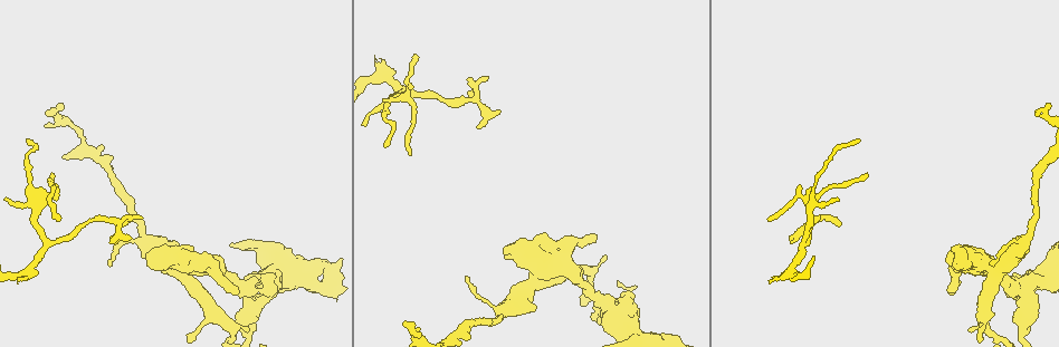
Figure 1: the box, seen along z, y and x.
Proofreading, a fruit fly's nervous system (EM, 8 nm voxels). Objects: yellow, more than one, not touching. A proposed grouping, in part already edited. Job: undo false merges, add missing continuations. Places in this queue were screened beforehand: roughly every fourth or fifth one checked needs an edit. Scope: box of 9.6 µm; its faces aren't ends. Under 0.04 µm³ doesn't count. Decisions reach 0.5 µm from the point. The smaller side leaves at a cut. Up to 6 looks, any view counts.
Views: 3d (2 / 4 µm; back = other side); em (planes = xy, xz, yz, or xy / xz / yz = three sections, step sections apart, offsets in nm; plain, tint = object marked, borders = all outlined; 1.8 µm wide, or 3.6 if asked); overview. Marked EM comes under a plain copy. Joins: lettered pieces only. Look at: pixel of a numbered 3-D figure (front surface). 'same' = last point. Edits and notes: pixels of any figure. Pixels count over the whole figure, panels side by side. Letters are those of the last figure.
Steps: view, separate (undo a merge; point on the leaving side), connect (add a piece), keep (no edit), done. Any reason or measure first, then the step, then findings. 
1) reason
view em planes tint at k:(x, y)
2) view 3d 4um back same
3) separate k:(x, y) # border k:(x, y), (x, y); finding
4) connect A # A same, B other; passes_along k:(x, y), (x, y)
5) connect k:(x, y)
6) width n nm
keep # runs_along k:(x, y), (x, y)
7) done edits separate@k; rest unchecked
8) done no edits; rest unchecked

sharp bend
view 3d 2um back at 1:(472, 102)

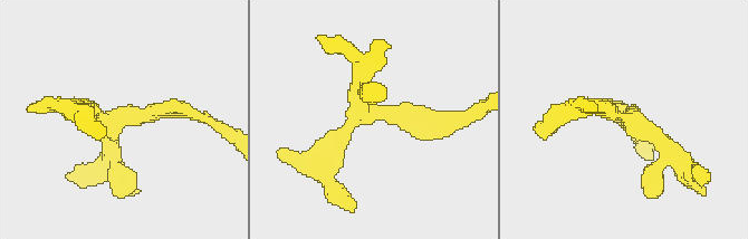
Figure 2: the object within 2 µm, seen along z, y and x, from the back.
view em planes borders at 2:(631, 116)

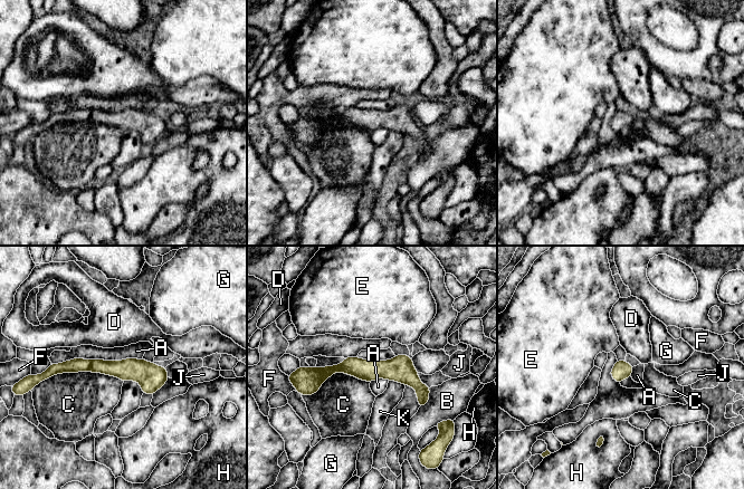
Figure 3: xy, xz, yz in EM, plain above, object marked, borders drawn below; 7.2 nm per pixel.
longest_contact A 650 nm
keep # A other, B other, C other, D other, E other, F other, G other, H other, J other, K other; runs_along 3:(305, 376), (334, 368), (401, 370), (427, 390); all the same neuron

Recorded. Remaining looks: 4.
side arm on a straight run
view 3d 4um at 1:(529, 285)

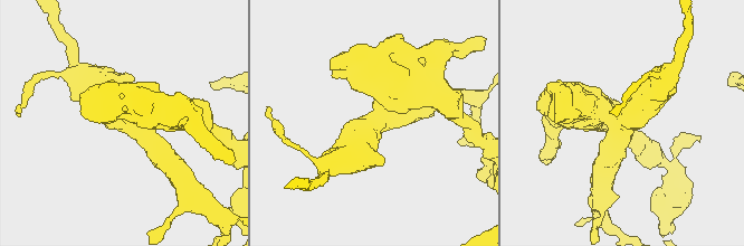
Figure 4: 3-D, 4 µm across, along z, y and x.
arms 3; arm_widths 300, 380, 500 nm
view em xy step 8 tint at 4:(373, 122)

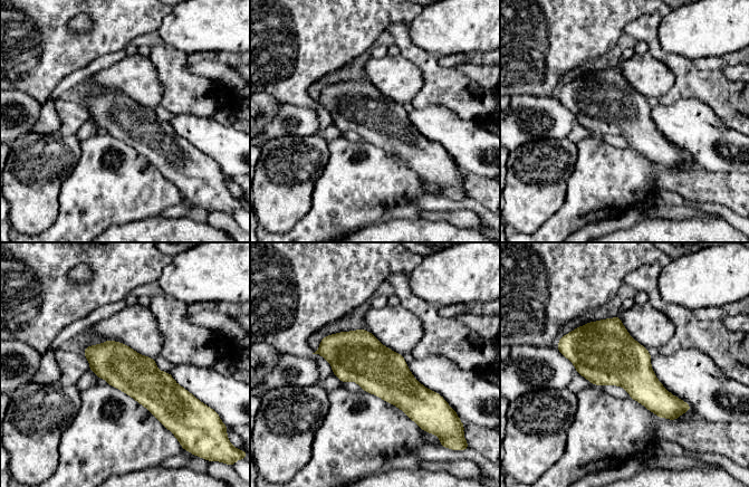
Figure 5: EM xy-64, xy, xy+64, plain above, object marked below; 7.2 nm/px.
another direction
view em planes borders same

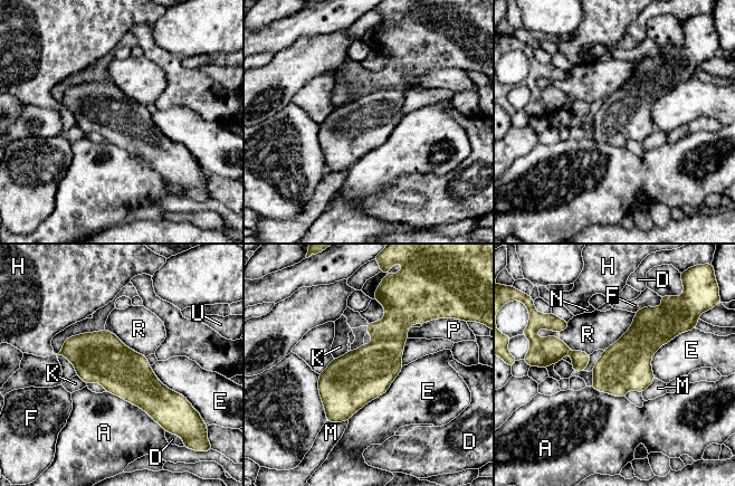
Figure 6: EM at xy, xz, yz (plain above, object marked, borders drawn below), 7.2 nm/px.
width 360 nm
separate 6:(373, 367) # A other, D other, E other, F other, H other, K other, M other, N other, P other, R other, U other; border 6:(407, 337), (373, 340); a second neuron is stuck on

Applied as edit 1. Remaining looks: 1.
a fork
view em 3.6um planes borders at 1:(250, 283)

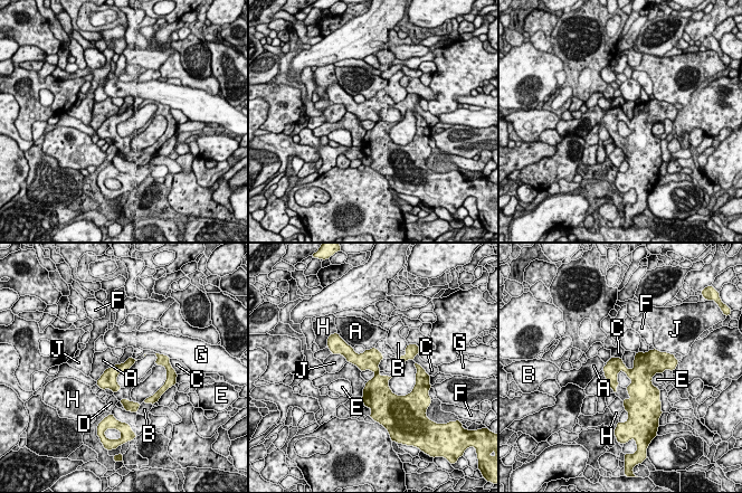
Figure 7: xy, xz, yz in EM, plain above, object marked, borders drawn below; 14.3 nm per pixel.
keep # A other, B other, C other, D other, E other, F other, G other, H other, J other; border 7:(117, 362), (108, 367), (96, 381); continuous, no second neuron

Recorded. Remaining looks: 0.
done edits separate@6; rest unchecked

